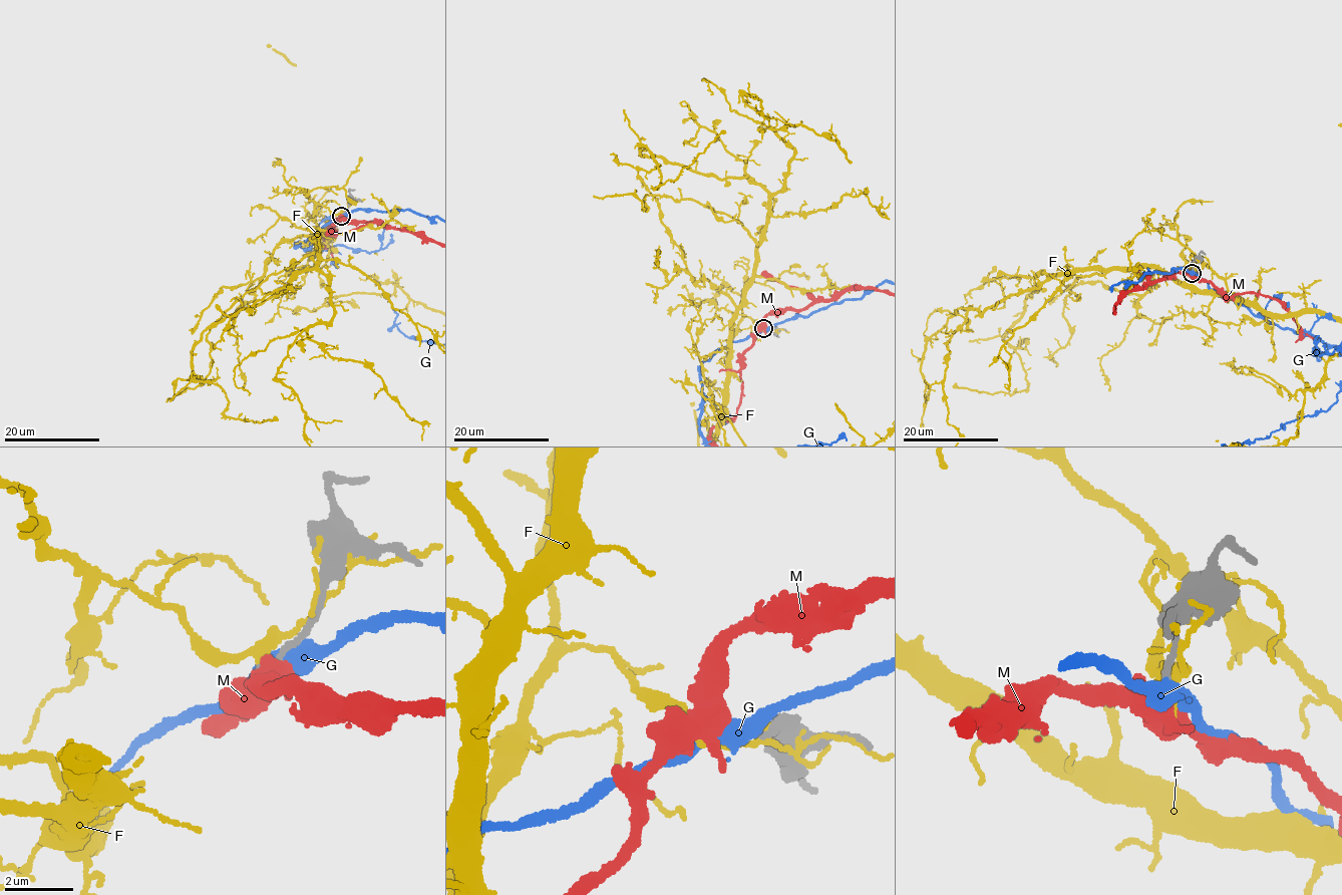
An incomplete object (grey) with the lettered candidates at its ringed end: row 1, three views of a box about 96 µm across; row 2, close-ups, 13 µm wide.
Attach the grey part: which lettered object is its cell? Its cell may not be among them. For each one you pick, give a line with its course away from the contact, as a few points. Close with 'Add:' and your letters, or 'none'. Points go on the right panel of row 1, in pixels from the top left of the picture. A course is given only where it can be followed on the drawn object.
M: via (1192, 273), (1126, 293), (1109, 327), (1044, 370), (1022, 402), (1054, 384), (1065, 398), (1053, 429)
Add: M

